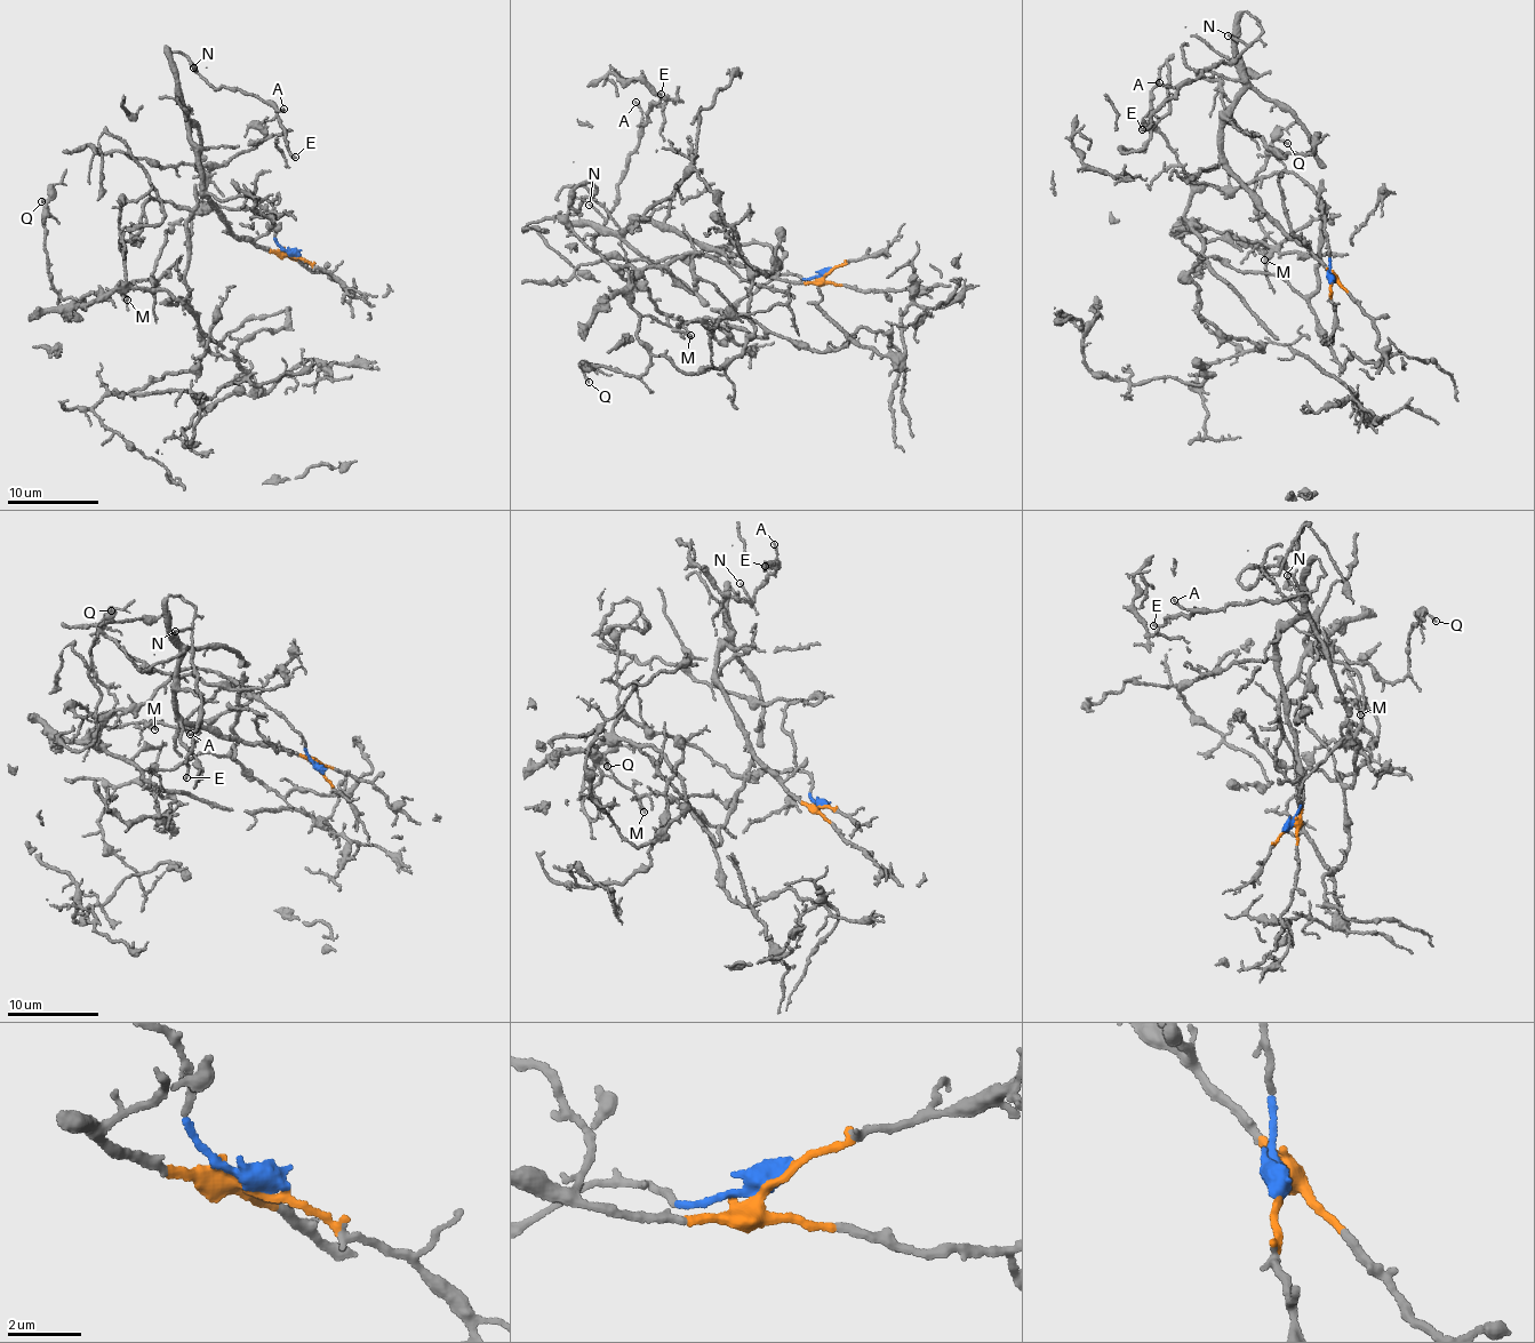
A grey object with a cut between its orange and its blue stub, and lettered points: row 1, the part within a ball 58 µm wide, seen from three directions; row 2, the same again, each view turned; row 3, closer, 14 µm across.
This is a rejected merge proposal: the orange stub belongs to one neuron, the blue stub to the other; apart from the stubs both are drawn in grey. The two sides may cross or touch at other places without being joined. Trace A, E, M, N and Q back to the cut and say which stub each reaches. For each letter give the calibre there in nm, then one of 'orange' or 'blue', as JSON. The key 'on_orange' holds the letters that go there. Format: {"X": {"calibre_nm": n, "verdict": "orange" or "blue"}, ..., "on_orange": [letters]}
{"A": {"calibre_nm": 150, "verdict": "orange"}, "E": {"calibre_nm": 170, "verdict": "orange"}, "M": {"calibre_nm": 110, "verdict": "blue"}, "N": {"calibre_nm": 130, "verdict": "orange"}, "Q": {"calibre_nm": 150, "verdict": "blue"}, "on_orange": ["A", "E", "N"]}

